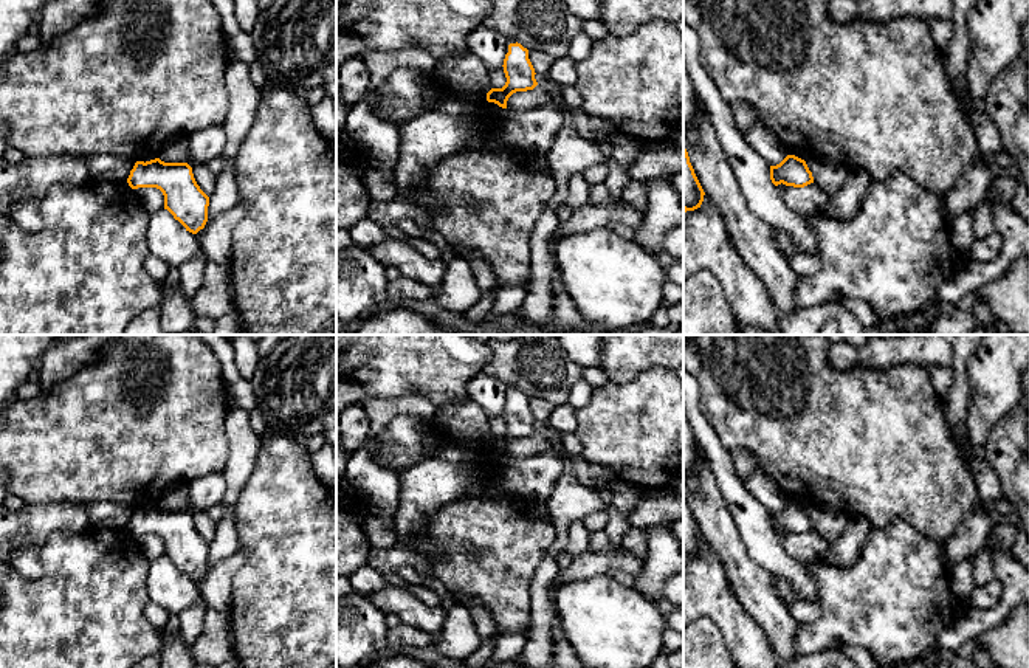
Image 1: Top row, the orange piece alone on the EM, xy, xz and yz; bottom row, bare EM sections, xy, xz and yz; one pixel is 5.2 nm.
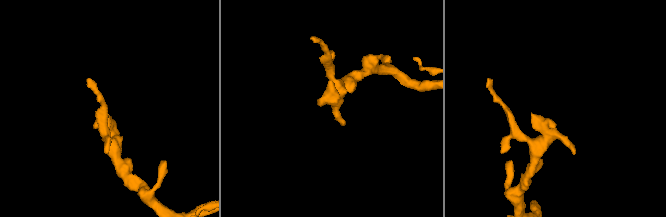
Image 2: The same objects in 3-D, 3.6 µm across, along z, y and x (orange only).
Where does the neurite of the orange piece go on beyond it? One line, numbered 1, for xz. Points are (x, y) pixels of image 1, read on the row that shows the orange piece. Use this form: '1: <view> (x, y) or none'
1: none

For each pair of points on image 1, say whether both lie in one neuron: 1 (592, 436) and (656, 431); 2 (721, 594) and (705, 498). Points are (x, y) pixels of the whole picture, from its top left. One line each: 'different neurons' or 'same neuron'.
1: same neuron
2: different neurons

